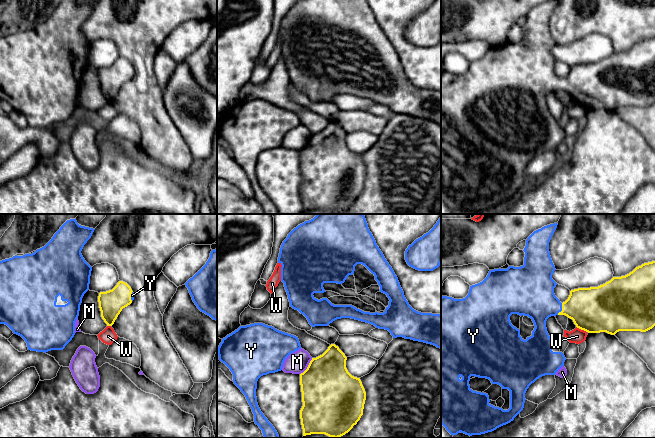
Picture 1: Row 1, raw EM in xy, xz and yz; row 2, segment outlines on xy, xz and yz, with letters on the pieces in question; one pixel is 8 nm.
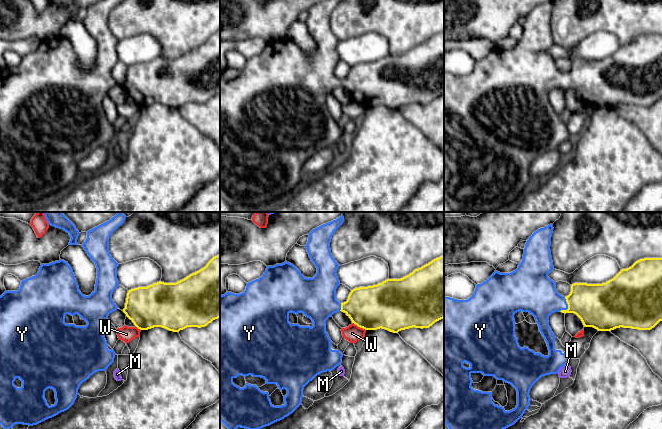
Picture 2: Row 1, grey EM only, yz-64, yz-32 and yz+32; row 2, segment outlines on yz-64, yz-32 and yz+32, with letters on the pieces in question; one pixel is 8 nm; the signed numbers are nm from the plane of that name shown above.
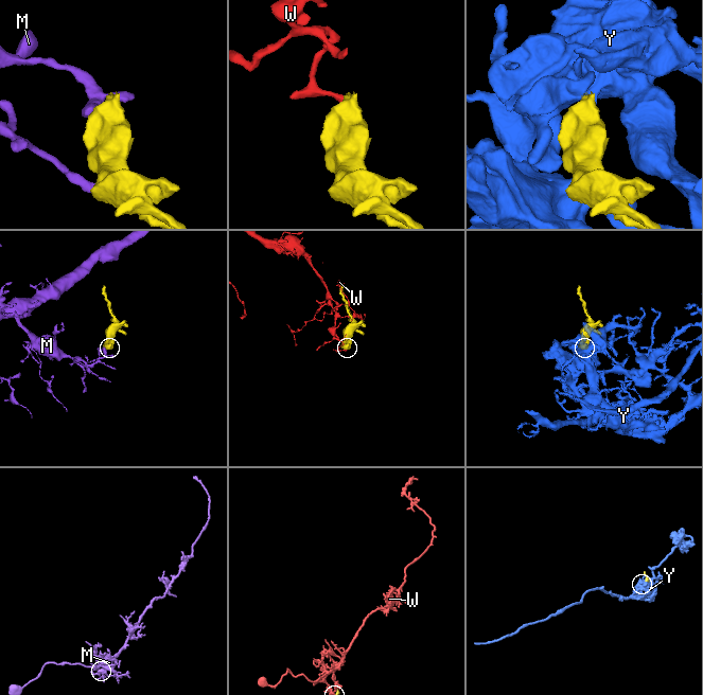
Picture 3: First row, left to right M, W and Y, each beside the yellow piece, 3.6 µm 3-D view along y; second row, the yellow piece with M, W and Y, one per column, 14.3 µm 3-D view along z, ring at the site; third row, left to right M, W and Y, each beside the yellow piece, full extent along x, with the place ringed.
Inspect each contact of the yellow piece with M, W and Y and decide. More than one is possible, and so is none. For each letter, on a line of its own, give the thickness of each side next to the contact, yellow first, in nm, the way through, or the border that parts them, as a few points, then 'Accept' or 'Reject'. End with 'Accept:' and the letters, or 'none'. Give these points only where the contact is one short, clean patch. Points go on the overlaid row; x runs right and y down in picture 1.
M: Thickness 440 nm (yellow) against 170 nm. Boundary: xz (312, 358), (308, 366), (300, 374). Reject
W: Thickness 360 nm (yellow) against 120 nm. Boundary: yz (576, 326), (586, 332). Reject
Y: Thickness 360 nm (yellow) against 320 nm. Path across: yz (593, 309), (562, 309), (543, 304), (534, 297). Accept
Accept: Y

